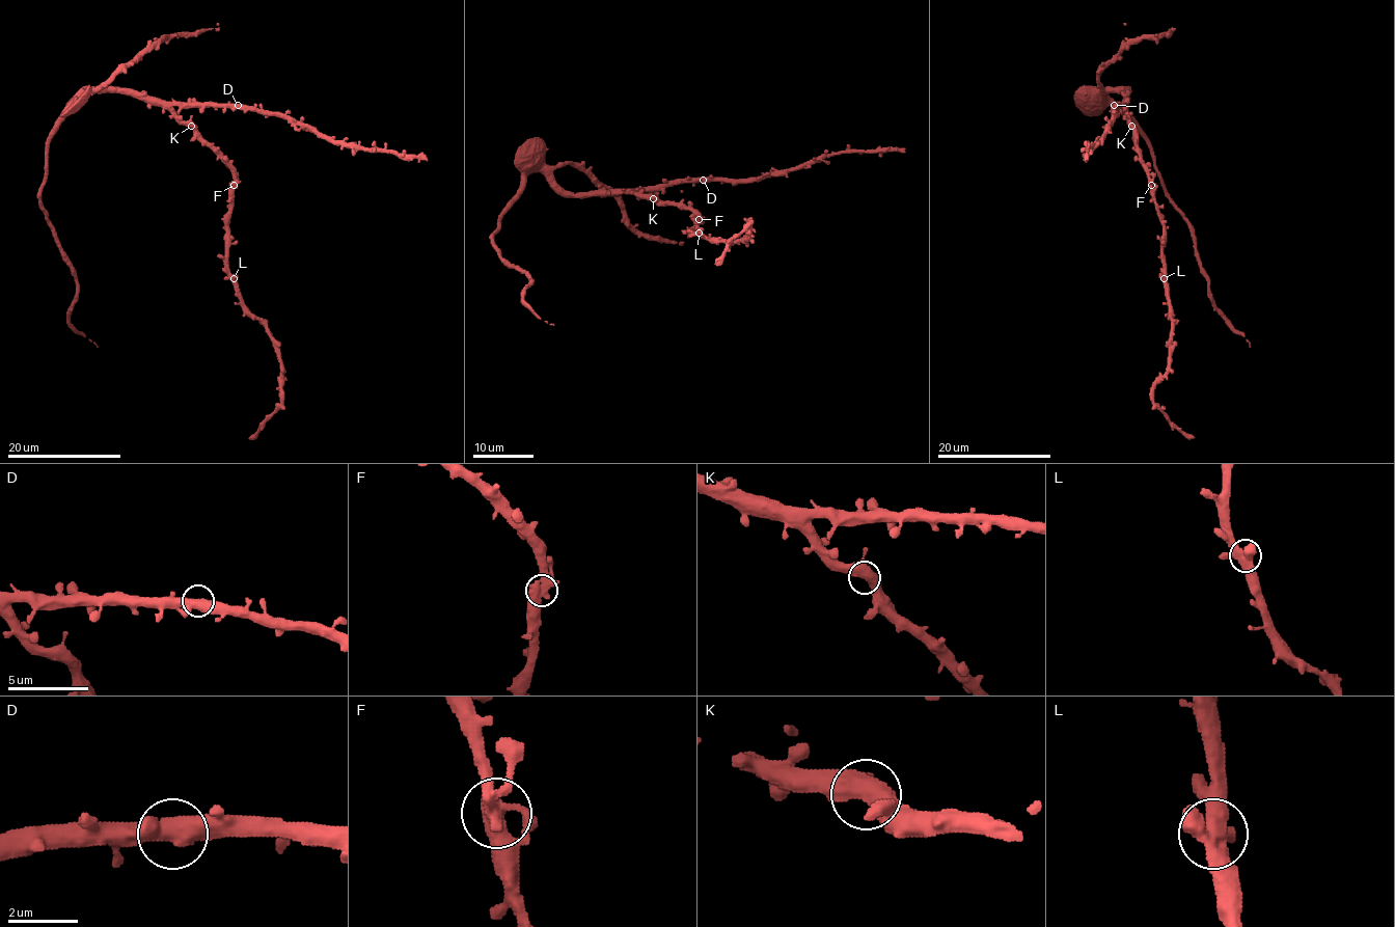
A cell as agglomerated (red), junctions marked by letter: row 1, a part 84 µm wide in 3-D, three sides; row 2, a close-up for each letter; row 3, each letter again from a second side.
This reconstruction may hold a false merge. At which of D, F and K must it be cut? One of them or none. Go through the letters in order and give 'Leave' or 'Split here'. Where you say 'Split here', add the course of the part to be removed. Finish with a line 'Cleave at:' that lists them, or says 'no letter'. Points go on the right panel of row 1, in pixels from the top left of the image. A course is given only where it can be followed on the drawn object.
D: Leave
F: Leave
K: Leave
Cleave at: no letter

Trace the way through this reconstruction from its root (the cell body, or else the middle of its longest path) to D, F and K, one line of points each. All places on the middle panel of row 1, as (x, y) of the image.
D: (619, 192), (659, 191), (678, 183), (703, 180)
F: (619, 192), (649, 193), (655, 199), (688, 208), (699, 219)
K: (619, 192), (641, 192), (653, 198)

